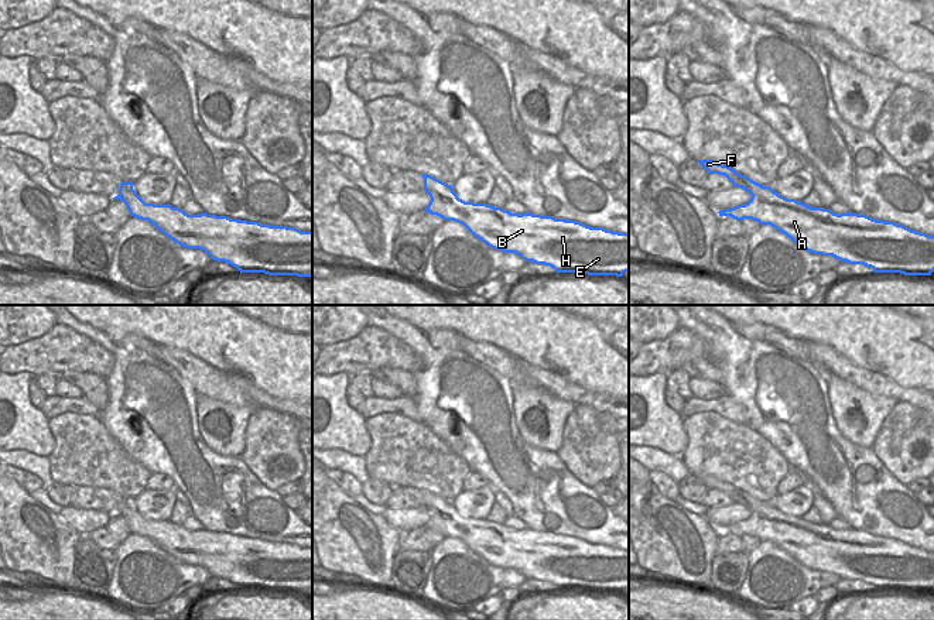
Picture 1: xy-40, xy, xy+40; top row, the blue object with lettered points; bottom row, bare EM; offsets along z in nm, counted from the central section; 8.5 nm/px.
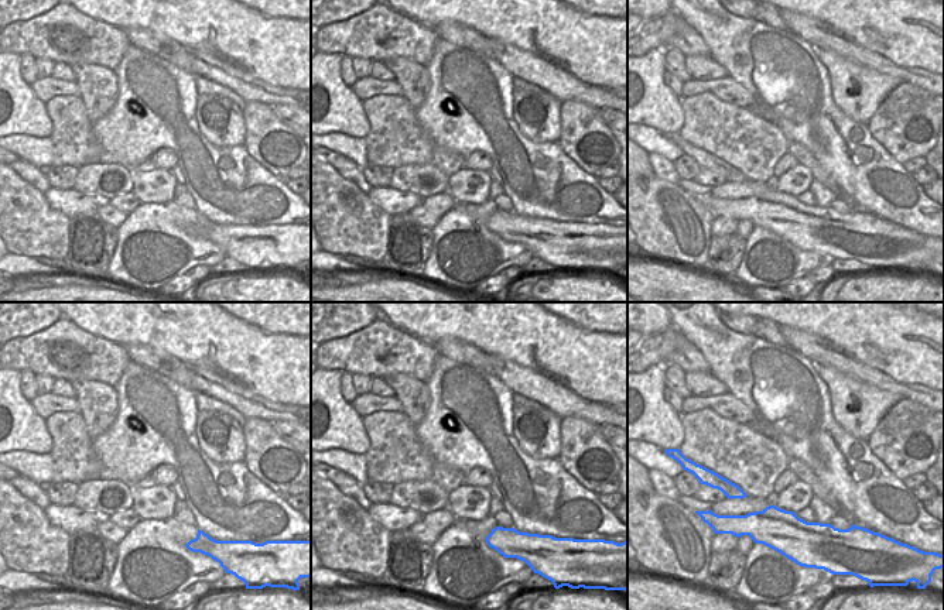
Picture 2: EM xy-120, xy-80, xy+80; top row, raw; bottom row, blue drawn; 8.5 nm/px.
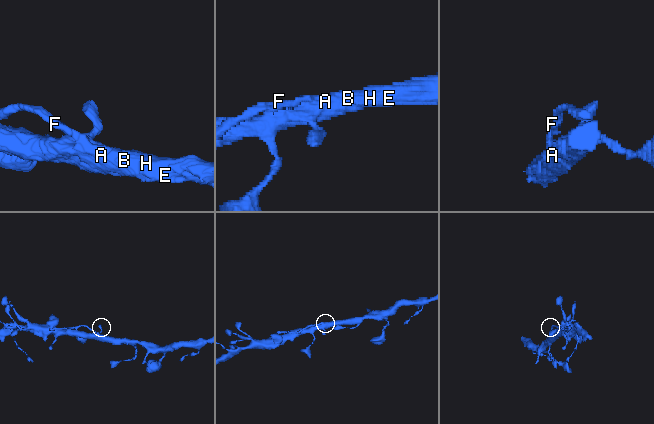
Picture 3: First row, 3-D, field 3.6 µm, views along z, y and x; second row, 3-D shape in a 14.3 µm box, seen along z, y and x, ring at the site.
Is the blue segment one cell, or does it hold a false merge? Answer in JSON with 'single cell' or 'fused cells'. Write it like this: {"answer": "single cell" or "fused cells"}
{"answer": "fused cells"}

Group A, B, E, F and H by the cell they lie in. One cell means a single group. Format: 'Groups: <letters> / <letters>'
Groups: A B E H / F

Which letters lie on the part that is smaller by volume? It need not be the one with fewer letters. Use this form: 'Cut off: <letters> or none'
Cut off: F

